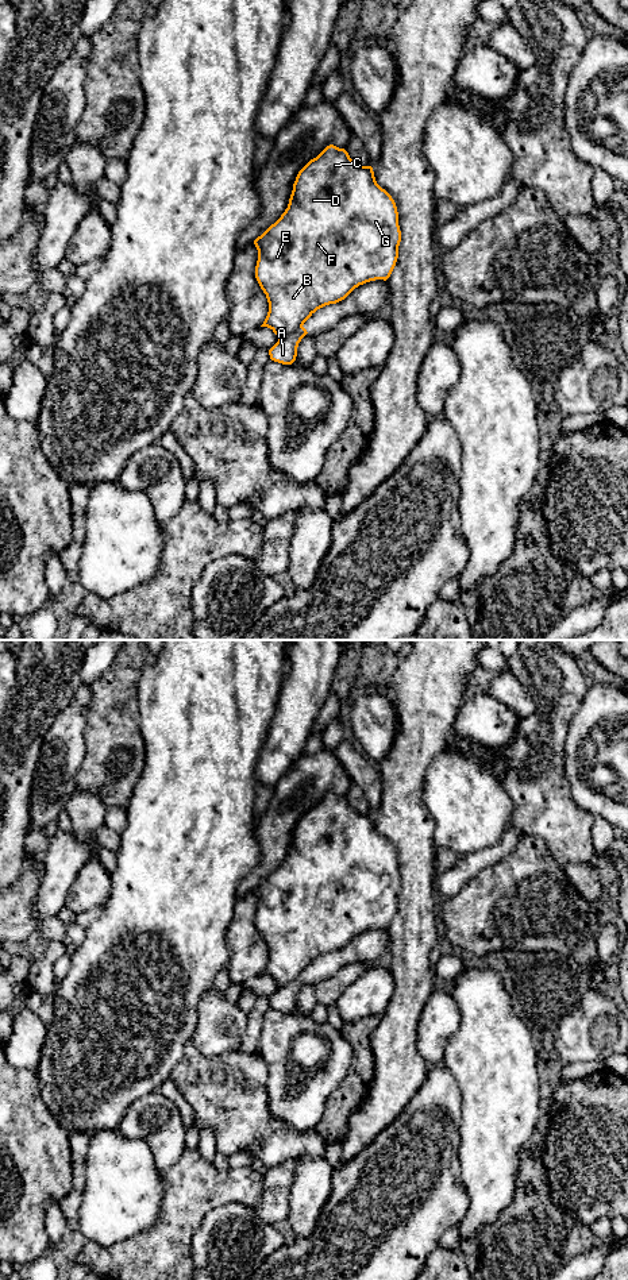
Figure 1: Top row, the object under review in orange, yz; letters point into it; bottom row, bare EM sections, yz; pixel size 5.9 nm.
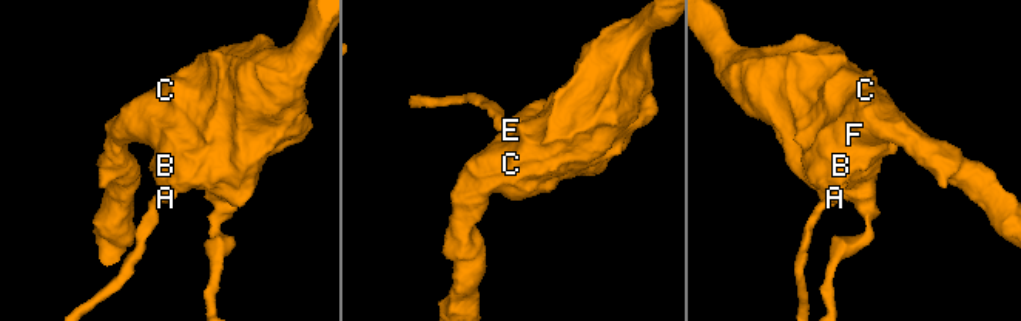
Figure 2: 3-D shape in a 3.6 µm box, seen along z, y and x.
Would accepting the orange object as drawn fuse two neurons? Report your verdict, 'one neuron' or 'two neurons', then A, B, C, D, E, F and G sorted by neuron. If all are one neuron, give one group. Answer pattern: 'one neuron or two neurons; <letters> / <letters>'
two neurons; A / B C D E F G

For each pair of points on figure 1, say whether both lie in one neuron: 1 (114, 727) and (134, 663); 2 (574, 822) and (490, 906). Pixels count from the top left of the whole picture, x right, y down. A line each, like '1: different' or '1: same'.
1: same
2: different

